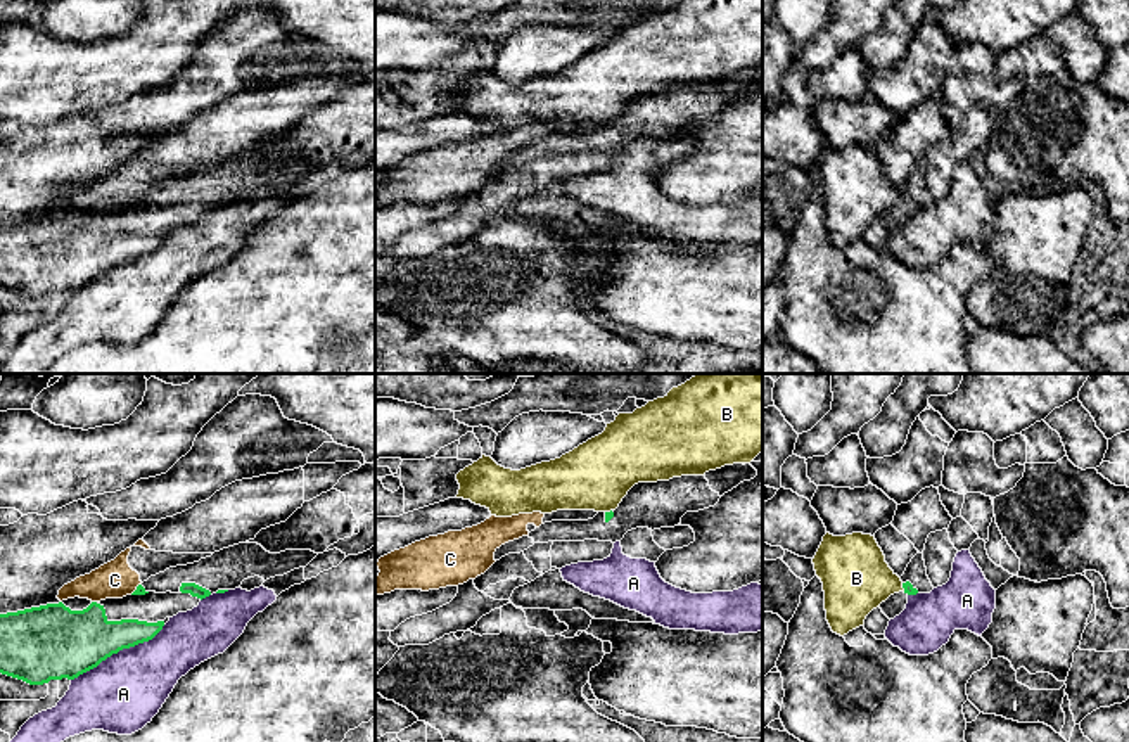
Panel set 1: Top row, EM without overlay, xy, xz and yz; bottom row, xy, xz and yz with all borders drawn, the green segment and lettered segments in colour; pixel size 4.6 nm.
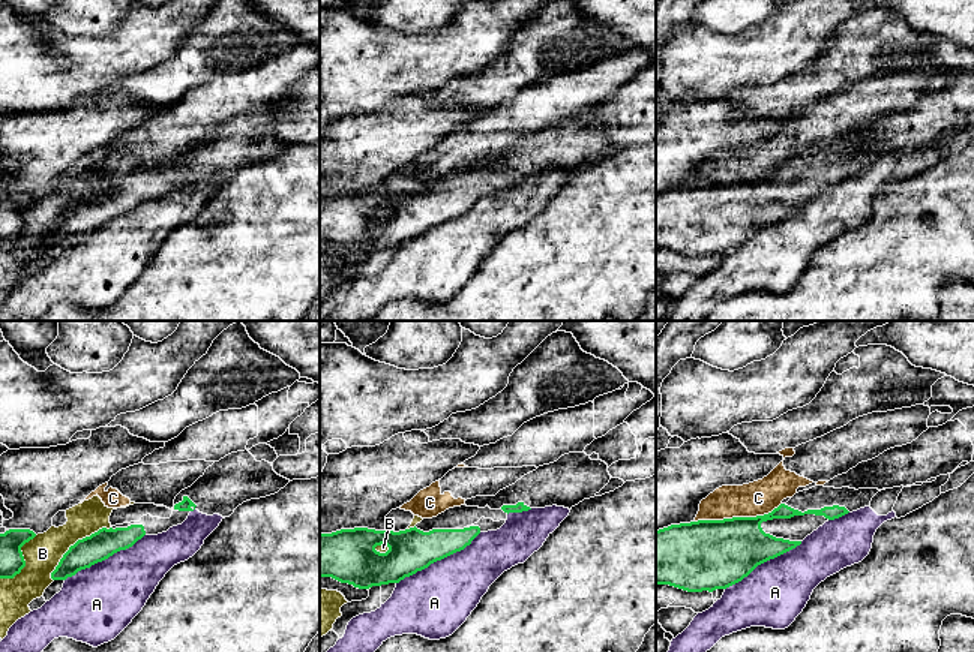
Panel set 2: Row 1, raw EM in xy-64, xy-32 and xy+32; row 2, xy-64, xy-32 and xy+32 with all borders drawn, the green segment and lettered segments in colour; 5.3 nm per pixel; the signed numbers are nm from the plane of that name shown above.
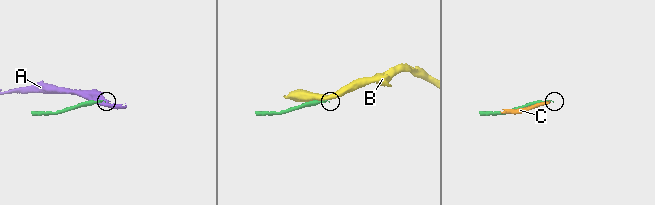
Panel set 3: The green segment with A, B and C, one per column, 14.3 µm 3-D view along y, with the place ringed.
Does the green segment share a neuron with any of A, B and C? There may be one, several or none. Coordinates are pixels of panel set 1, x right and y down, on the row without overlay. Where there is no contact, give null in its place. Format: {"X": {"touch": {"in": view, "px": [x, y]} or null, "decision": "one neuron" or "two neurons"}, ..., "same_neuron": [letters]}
{"A": {"touch": {"in": "xy", "px": [118, 263]}, "decision": "two neurons"}, "B": {"touch": {"in": "yz", "px": [903, 199]}, "decision": "two neurons"}, "C": {"touch": {"in": "xy", "px": [94, 215]}, "decision": "two neurons"}, "same_neuron": []}

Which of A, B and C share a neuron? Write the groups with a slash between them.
A / B / C

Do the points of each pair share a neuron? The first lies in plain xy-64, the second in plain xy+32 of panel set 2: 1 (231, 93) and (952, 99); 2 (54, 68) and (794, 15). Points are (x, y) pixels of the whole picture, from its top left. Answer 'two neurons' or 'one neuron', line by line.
1: two neurons
2: one neuron

